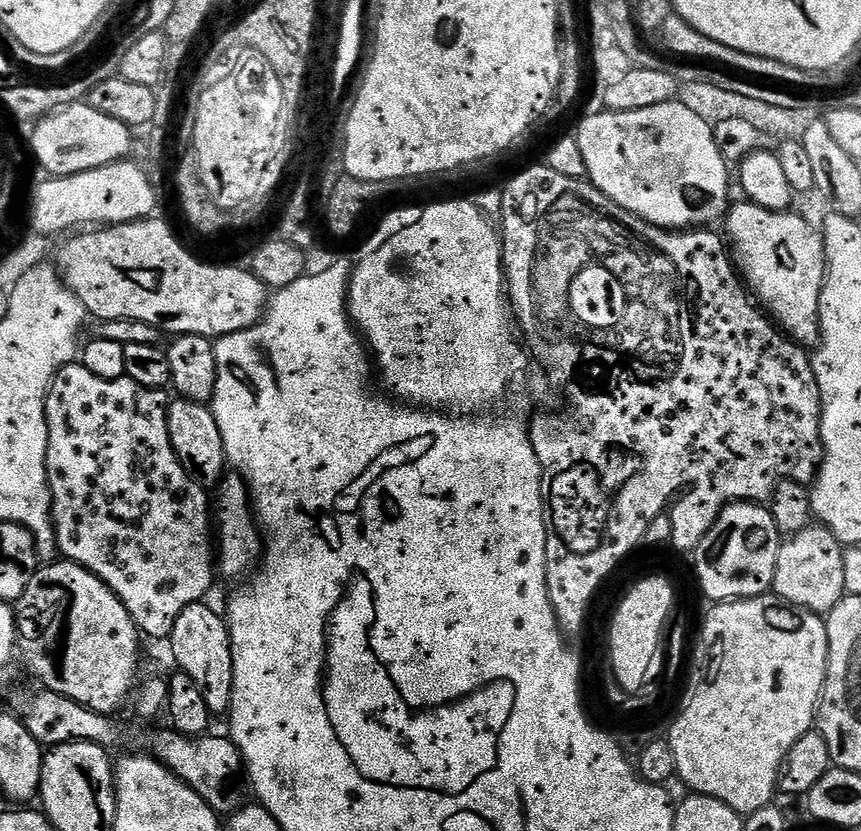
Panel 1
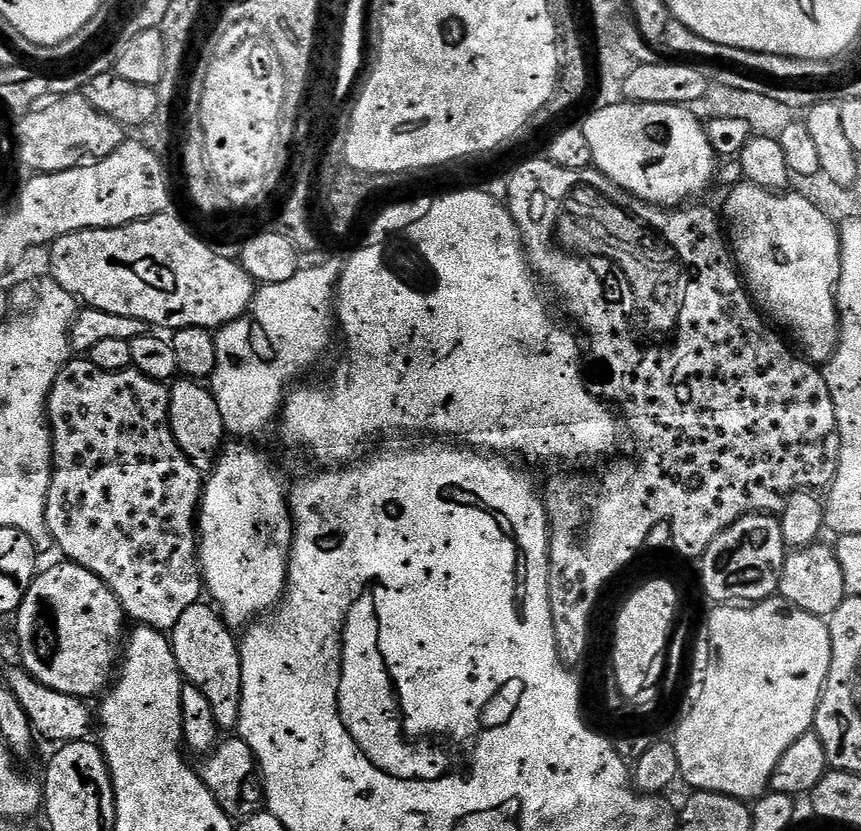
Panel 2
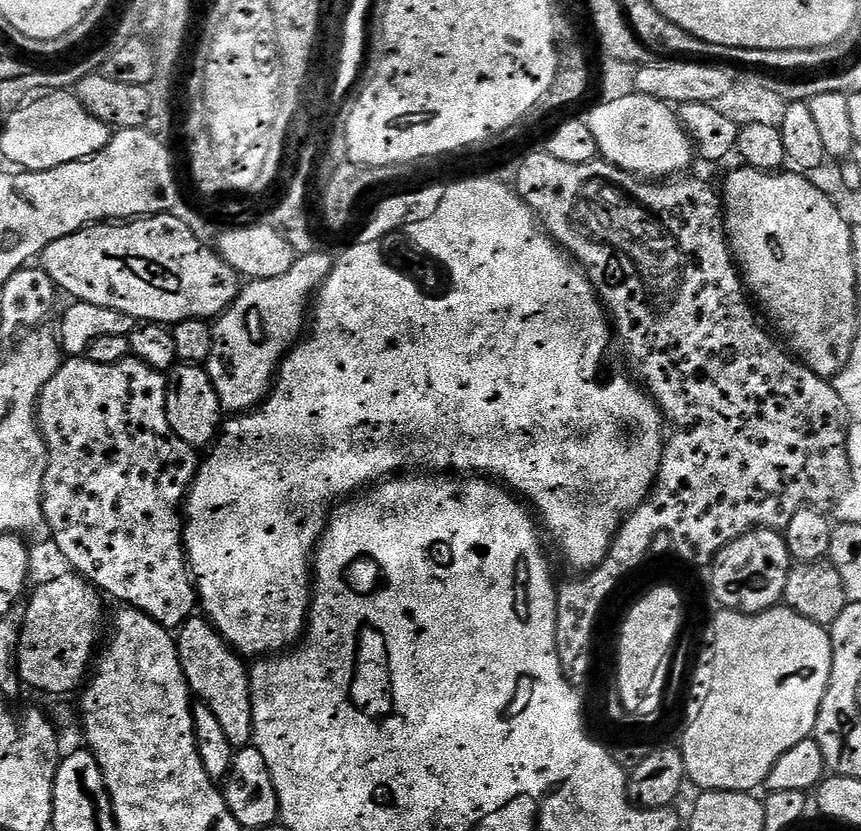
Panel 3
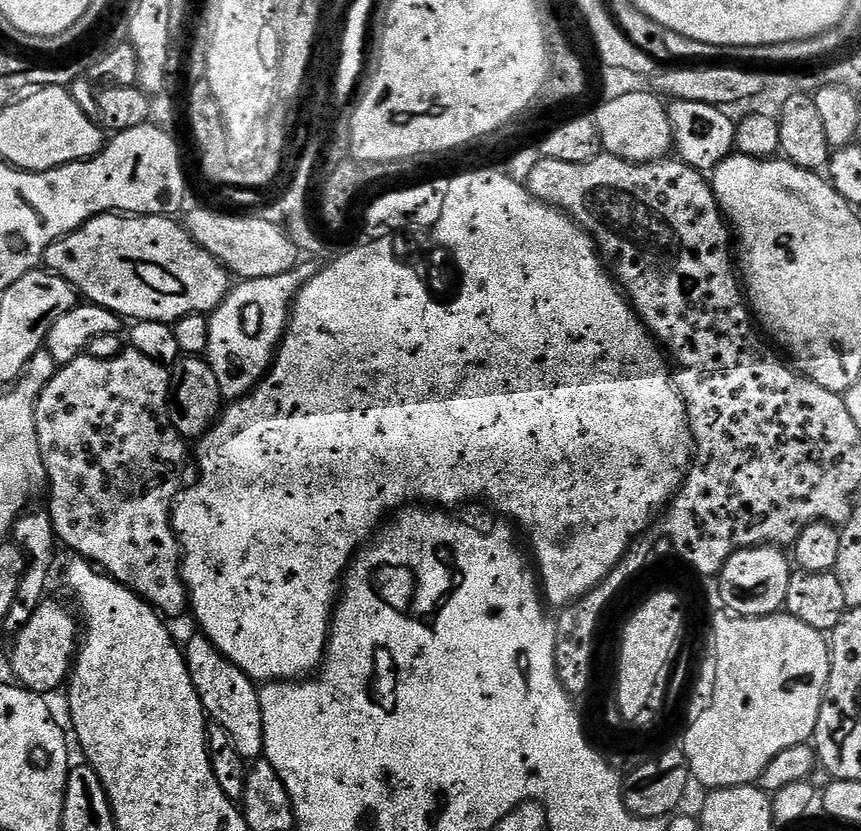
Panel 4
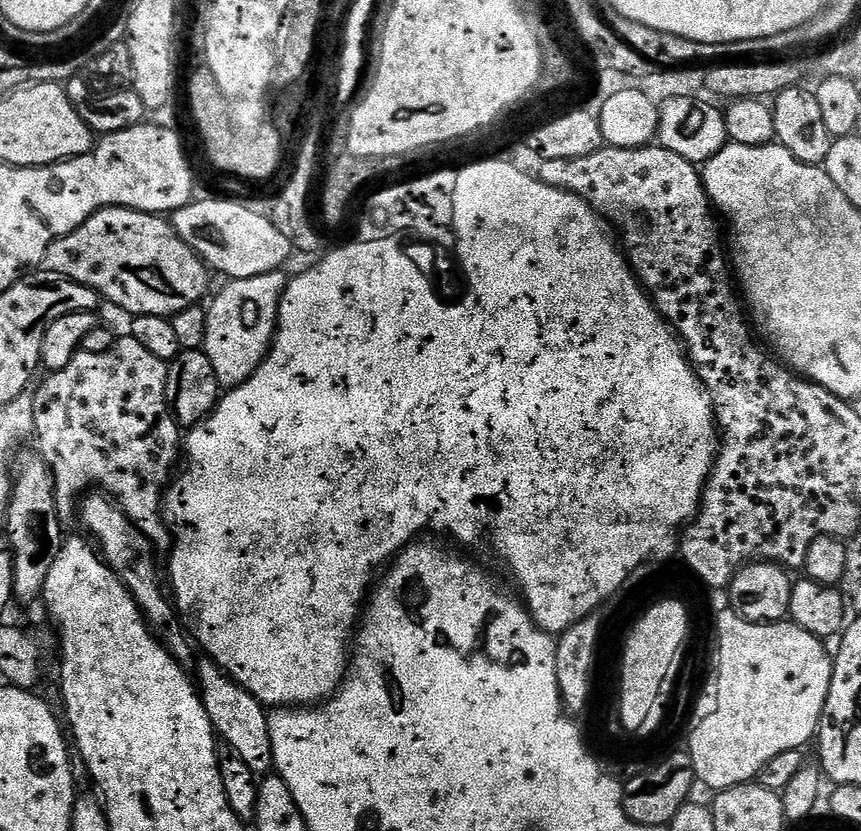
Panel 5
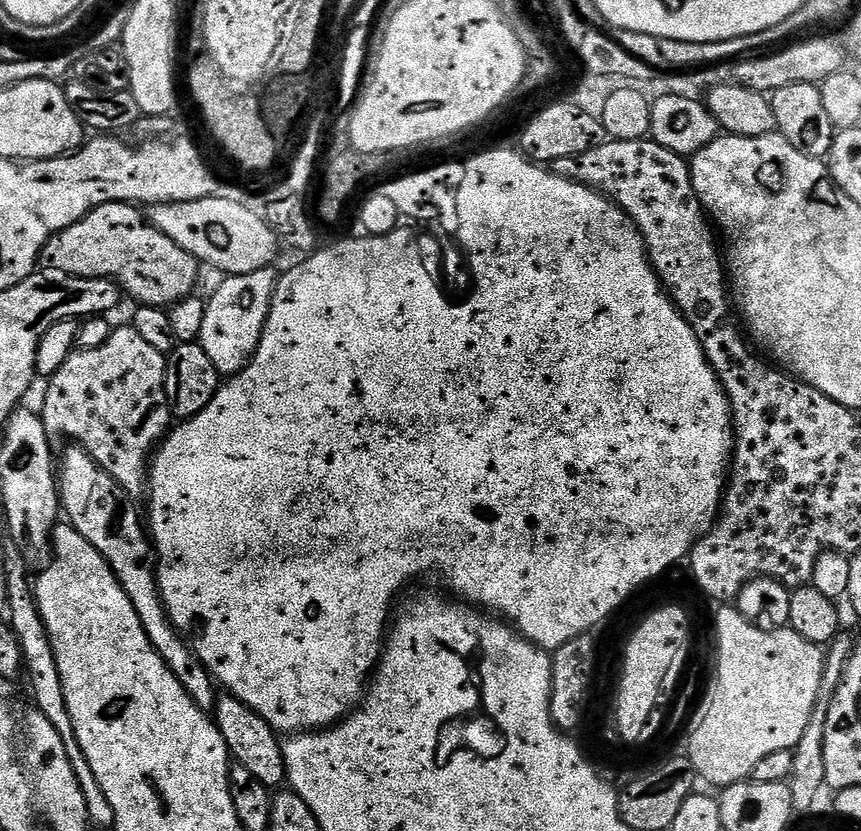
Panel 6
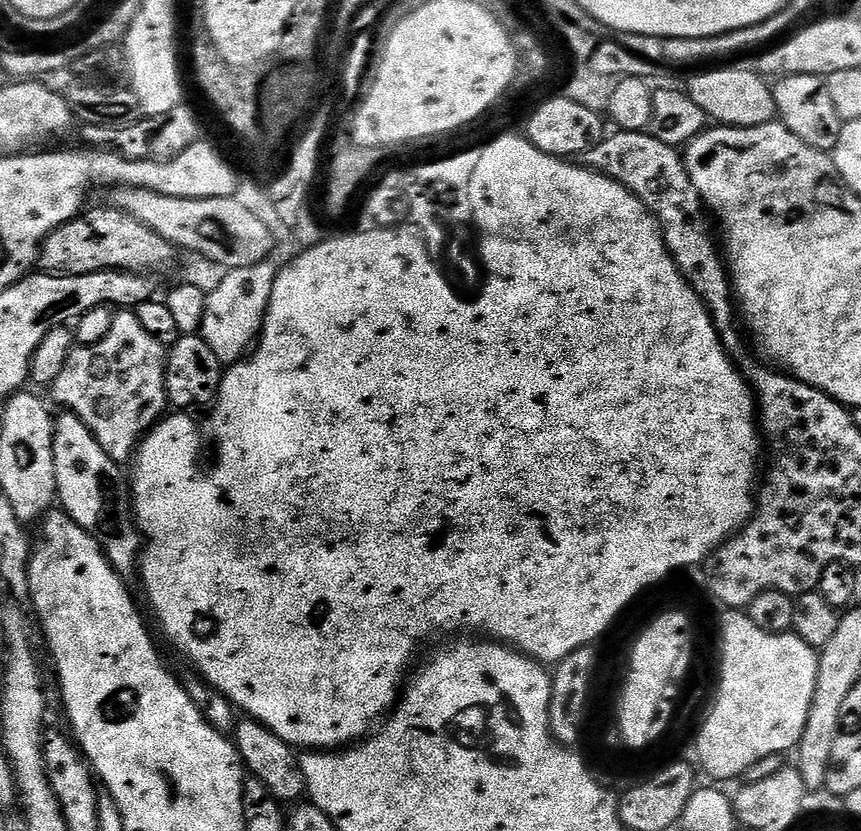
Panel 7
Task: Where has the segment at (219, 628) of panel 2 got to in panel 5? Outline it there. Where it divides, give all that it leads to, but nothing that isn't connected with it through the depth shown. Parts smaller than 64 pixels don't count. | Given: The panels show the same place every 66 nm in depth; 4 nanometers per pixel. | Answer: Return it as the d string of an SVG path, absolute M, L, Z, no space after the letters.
M201 659L200 665L197 663L196 676L194 672L194 680L198 685L200 700L204 704L206 714L210 718L212 728L216 731L217 737L221 741L228 743L227 747L238 758L242 758L242 762L246 762L246 766L250 766L250 770L257 774L268 774L273 771L272 762L272 743L270 742L270 734L268 733L268 712L265 705L260 703L258 698L254 698L254 694L250 694L241 686L233 682L231 676L225 674L215 662L210 659Z

